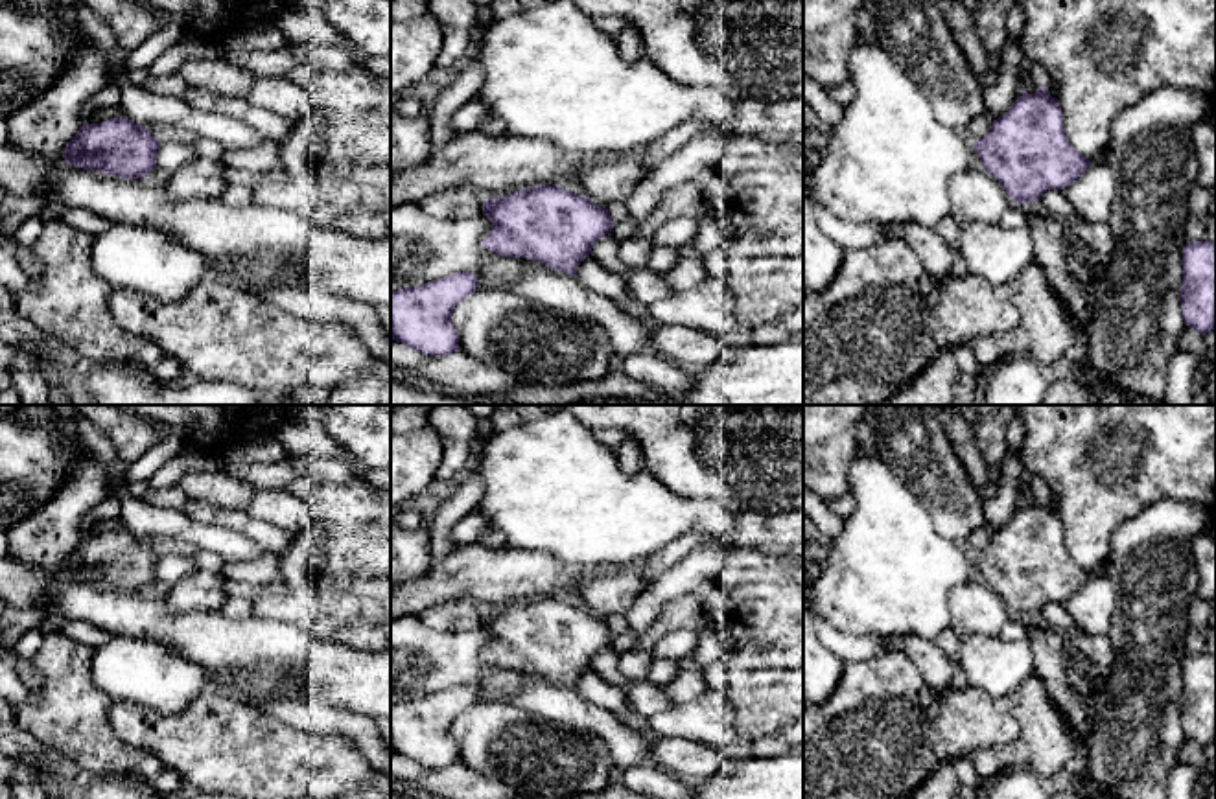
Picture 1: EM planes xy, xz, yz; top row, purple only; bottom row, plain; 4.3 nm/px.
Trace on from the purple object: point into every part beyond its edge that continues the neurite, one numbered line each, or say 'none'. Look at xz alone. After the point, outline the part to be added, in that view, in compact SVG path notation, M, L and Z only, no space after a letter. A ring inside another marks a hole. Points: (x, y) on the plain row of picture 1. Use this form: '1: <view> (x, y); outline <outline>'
none

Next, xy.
none

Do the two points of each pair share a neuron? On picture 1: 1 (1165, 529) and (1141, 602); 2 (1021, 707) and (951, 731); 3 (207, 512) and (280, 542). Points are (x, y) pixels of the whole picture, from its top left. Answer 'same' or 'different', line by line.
1: same
2: different
3: same

